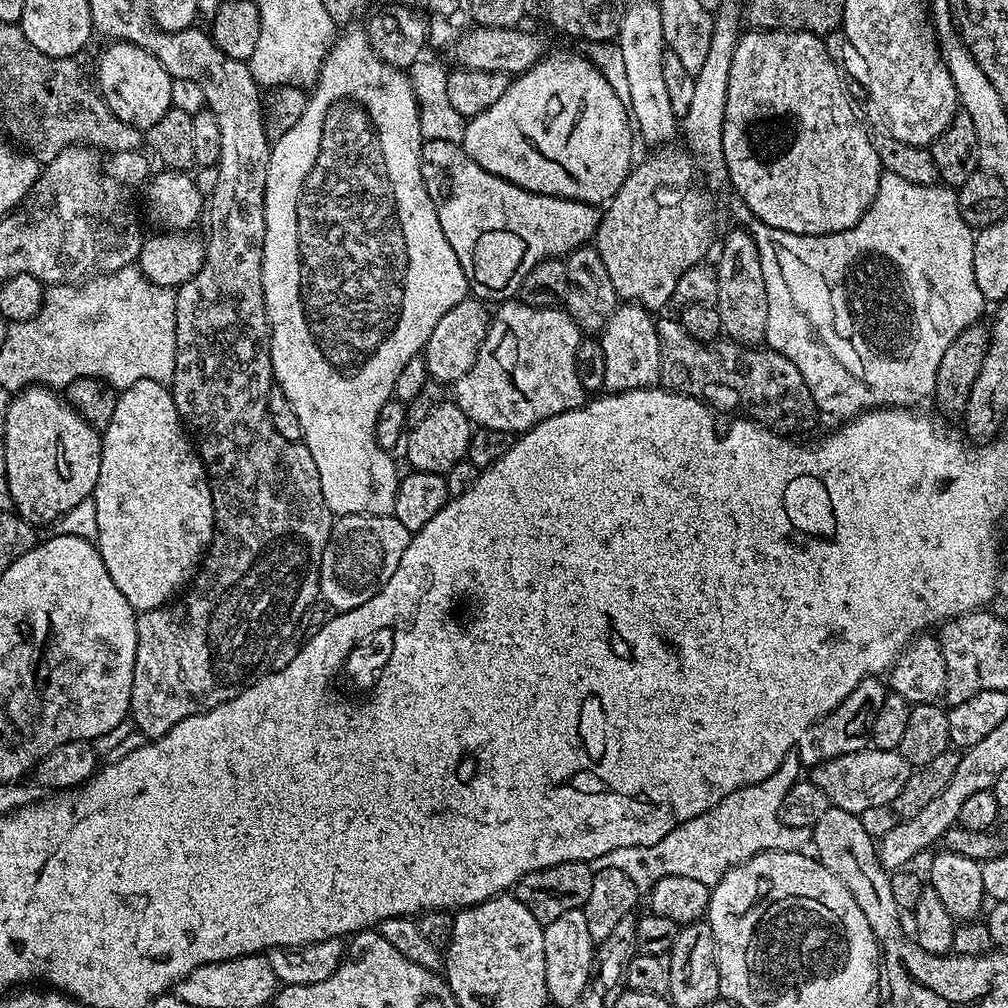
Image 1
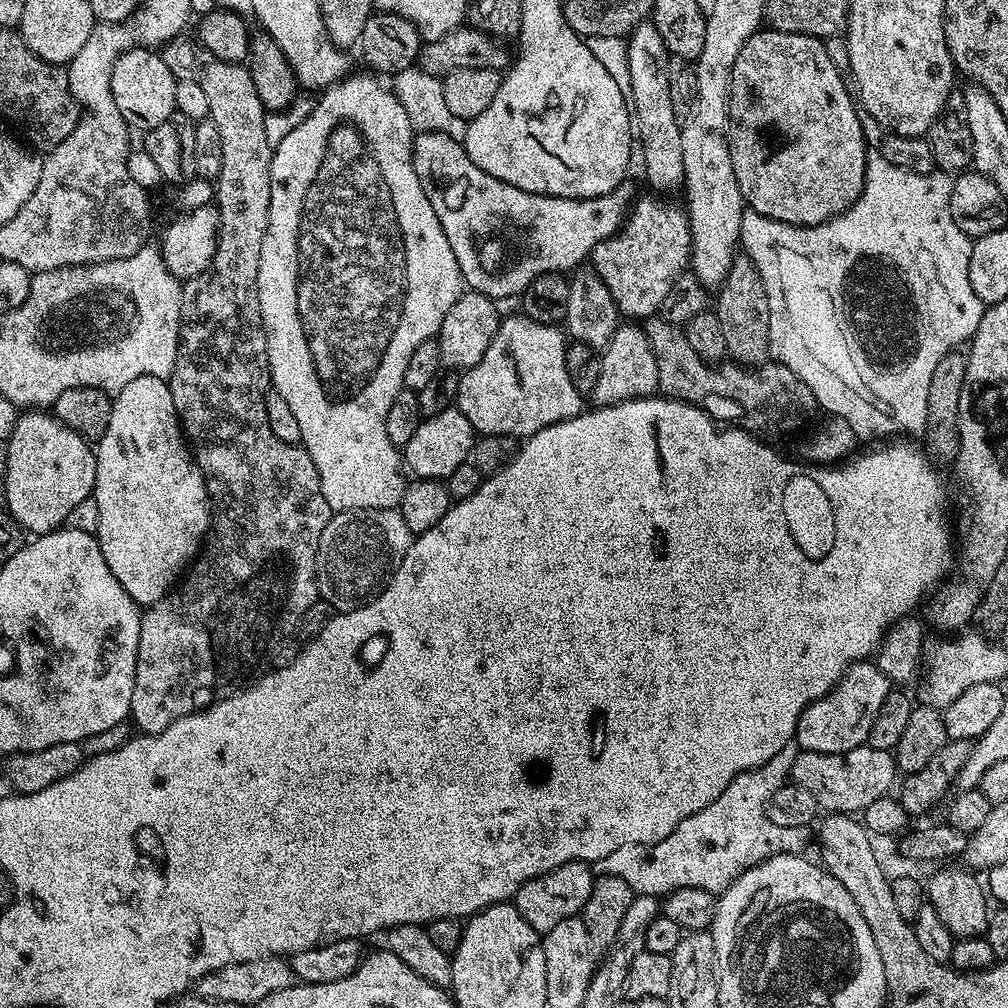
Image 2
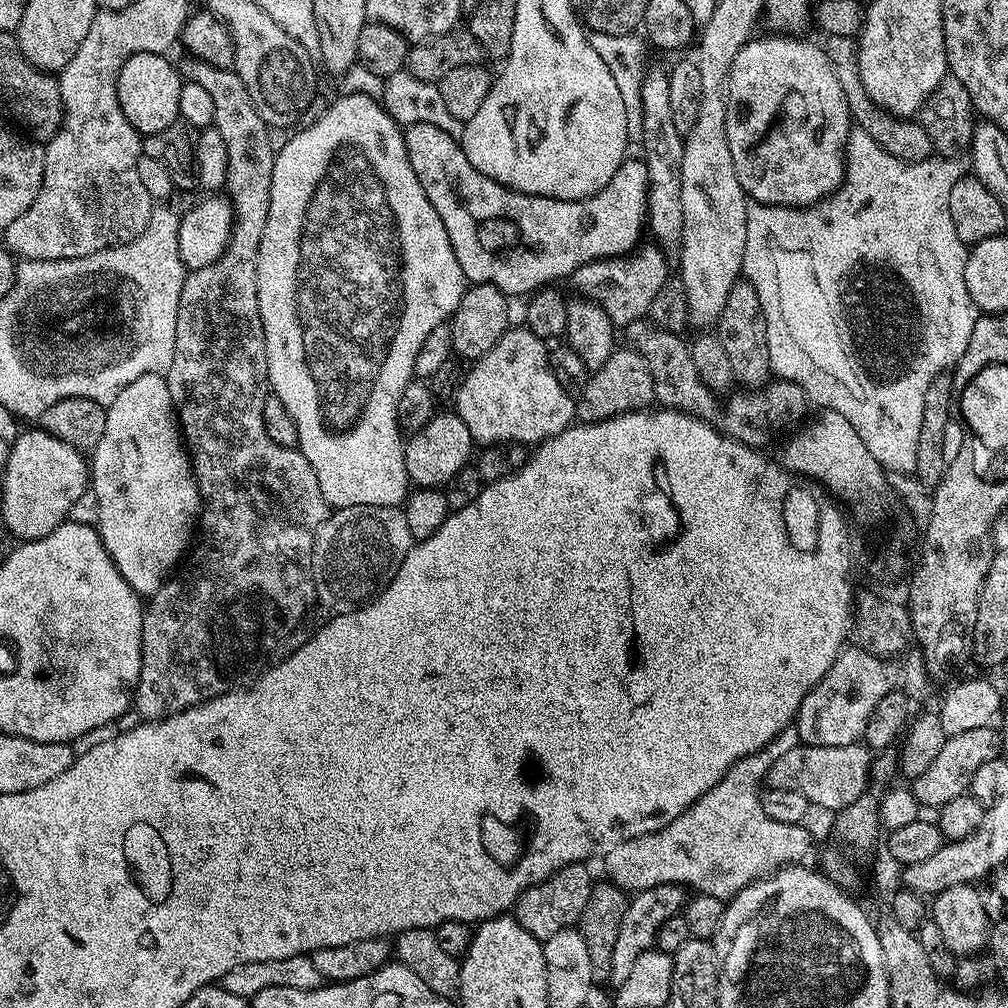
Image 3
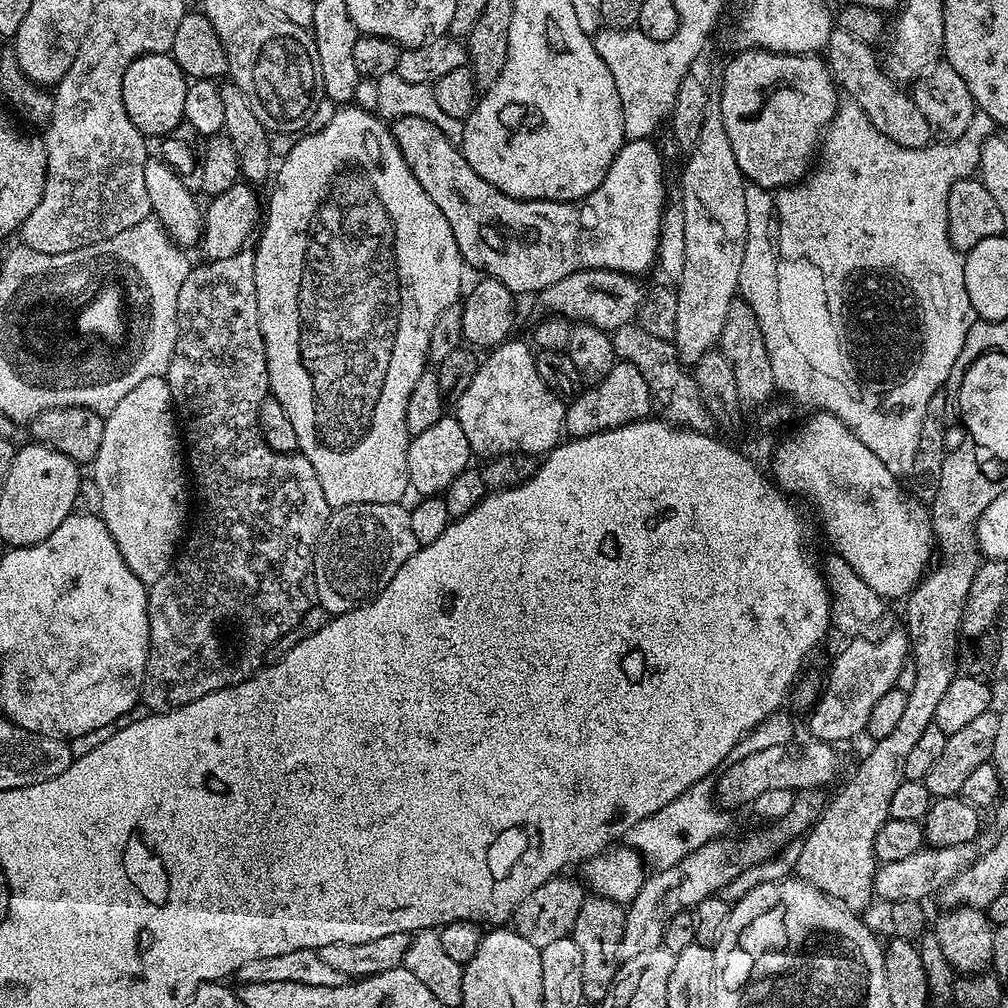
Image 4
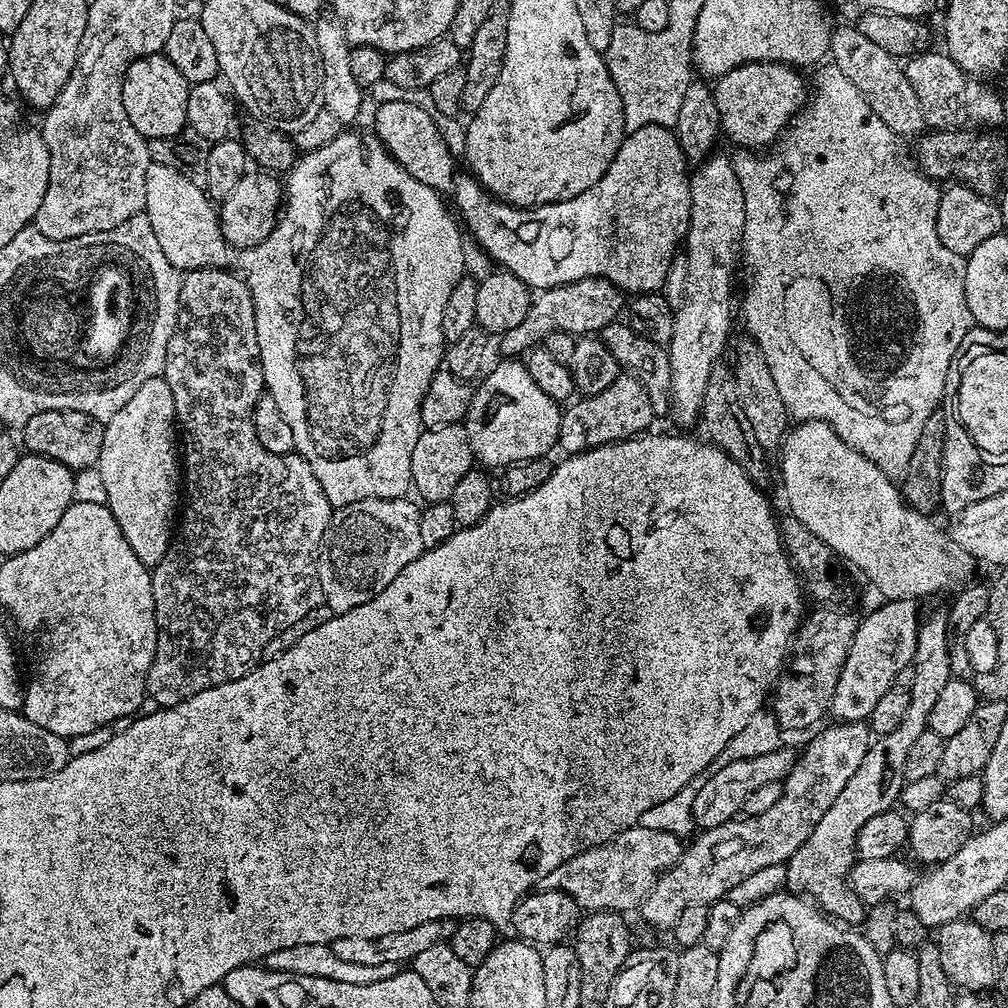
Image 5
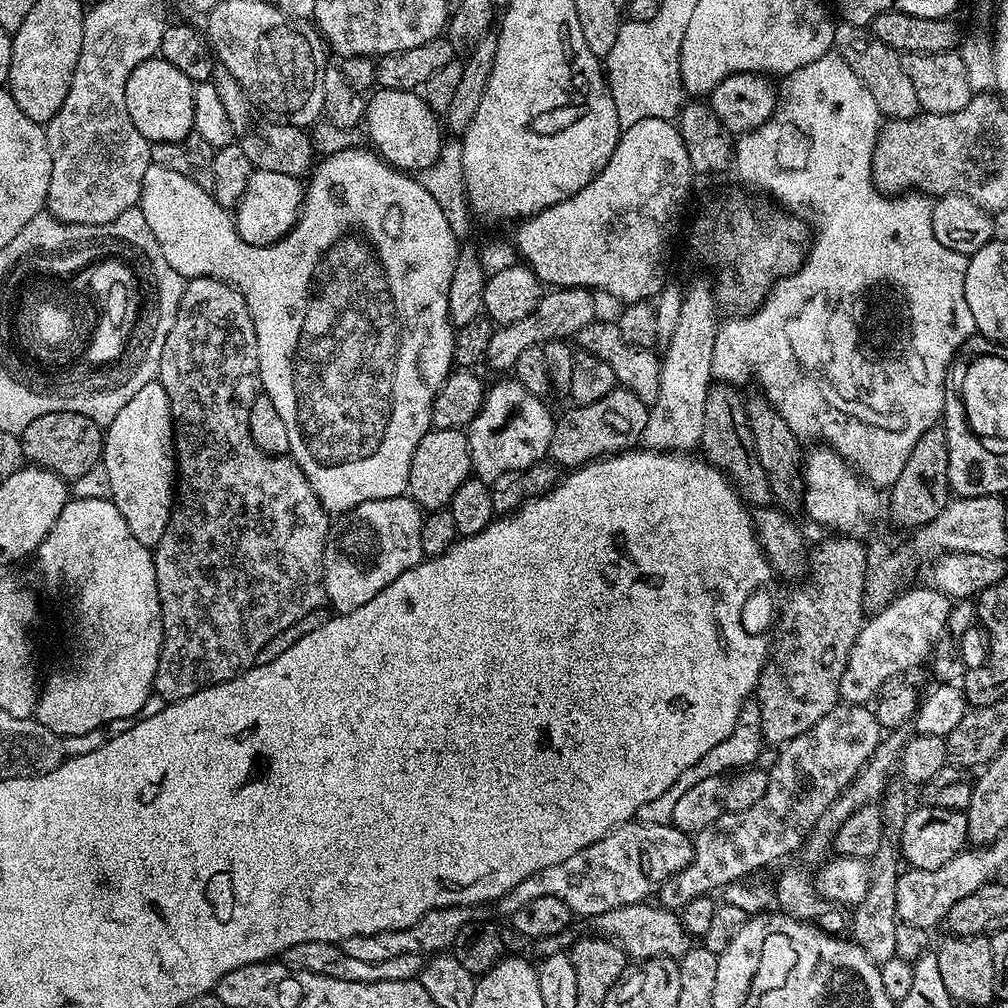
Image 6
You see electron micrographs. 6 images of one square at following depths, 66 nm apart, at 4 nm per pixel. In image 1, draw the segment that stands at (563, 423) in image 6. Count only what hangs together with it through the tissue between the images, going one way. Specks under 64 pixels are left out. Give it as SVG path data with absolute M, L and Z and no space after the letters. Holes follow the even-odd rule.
M617 303L614 314L610 314L598 336L602 355L606 357L605 393L655 388L660 384L660 347L656 321L657 317L641 304Z

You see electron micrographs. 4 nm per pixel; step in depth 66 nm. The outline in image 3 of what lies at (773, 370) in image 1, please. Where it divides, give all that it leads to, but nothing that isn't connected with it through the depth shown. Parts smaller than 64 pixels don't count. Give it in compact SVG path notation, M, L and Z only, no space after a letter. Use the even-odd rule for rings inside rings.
M648 318L630 322L626 326L626 332L627 343L638 354L642 354L642 358L646 358L646 366L650 366L652 376L656 379L656 400L664 403L661 405L665 409L685 412L688 416L698 418L703 424L709 424L731 440L757 450L767 449L767 444L775 436L782 435L787 428L795 429L805 419L803 416L807 414L808 408L810 409L809 398L802 386L789 380L772 378L762 388L733 391L727 397L728 412L724 412L720 405L721 397L711 392L706 382L702 382L702 378L698 378L698 370L694 370L692 361L692 349L689 341L683 340L683 335L660 328Z

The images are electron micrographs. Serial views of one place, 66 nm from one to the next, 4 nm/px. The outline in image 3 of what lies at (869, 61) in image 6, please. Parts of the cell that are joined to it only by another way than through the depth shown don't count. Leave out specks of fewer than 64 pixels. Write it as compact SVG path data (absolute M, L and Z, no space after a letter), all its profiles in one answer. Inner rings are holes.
M830 36L823 41L822 47L830 58L830 66L834 66L834 74L838 74L838 83L846 94L846 102L852 112L855 127L870 134L870 138L874 138L874 142L878 142L882 150L894 154L894 158L899 160L926 160L933 155L934 149L923 124L912 118L891 116L889 112L877 108L872 101L870 94L862 86L862 78L856 65L856 44L853 37Z

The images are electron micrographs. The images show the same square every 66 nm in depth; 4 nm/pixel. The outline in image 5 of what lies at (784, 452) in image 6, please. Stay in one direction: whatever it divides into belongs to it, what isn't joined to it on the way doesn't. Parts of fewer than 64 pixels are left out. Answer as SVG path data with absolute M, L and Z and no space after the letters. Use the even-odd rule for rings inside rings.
M743 338L731 345L730 356L732 352L732 360L730 359L730 367L734 374L734 386L738 390L738 406L742 406L746 418L750 422L750 426L754 430L754 438L758 438L758 446L762 446L765 453L772 454L784 443L784 437L788 435L790 429L790 417L786 406L782 402L782 394L778 394L778 386L774 383L774 374L770 374L770 366L766 366L766 358L762 354L762 350L756 345L756 341L751 338Z

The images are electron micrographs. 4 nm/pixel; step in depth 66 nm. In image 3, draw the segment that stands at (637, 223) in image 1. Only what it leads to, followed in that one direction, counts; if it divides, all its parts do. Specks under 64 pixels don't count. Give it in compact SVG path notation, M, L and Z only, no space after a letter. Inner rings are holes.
M644 242L626 256L604 256L600 260L591 260L578 266L578 270L570 277L570 283L580 291L577 293L581 297L594 300L598 306L602 306L602 310L606 310L606 314L612 319L613 324L627 326L635 320L645 319L651 313L654 297L658 295L658 290L662 290L665 282L670 279L668 260L664 256L667 256L665 249L655 243Z

